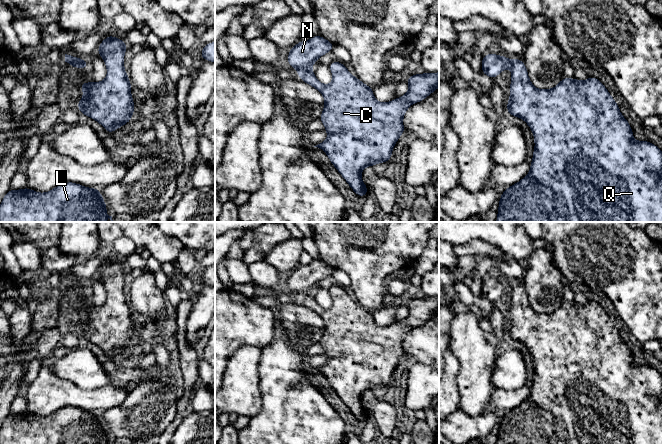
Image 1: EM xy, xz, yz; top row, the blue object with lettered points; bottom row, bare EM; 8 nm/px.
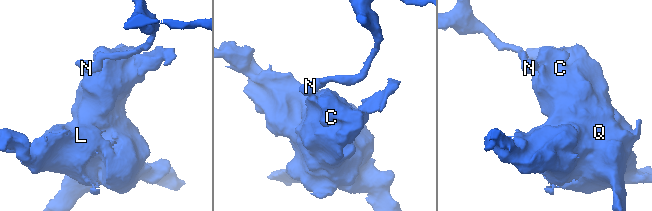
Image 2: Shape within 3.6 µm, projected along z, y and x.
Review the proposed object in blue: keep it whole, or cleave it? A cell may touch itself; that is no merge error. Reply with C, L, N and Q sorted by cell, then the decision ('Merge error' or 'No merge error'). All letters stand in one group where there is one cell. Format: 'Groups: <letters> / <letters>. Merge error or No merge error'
Groups: C L Q / N. Merge error

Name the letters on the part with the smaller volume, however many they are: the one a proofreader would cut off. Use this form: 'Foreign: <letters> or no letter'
Foreign: N

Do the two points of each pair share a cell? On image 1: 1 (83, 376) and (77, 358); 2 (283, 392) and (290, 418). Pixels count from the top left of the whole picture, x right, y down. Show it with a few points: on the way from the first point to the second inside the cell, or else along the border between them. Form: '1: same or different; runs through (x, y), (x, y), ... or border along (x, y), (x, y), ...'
1: same; runs through (83, 372), (79, 362)
2: same; runs through (288, 398), (290, 412)

